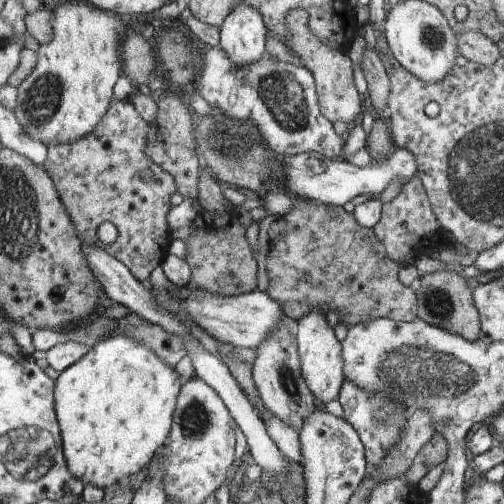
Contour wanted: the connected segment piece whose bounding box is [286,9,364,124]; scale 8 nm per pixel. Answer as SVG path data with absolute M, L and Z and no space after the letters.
M293 9L287 18L288 30L292 32L292 38L287 46L298 57L300 64L307 67L316 78L316 87L320 96L321 112L331 122L340 120L345 122L360 121L364 112L363 95L355 86L353 76L353 62L347 56L346 51L334 49L327 43L321 42L320 38L310 28L310 12L305 9Z

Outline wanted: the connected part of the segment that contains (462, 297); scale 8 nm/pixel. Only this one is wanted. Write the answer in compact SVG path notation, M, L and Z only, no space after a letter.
M451 268L419 276L419 288L416 289L419 304L417 305L417 318L430 325L450 330L468 341L476 341L481 334L479 332L480 316L477 316L478 310L476 306L473 306L472 291L465 277L461 277Z

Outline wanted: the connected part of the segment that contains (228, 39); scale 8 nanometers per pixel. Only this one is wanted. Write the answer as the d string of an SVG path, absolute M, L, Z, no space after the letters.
M241 3L220 26L220 46L237 67L259 62L267 55L264 16L248 3Z

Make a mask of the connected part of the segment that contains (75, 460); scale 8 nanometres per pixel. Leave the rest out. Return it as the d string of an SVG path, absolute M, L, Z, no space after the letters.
M109 333L56 379L55 408L69 470L84 484L100 489L139 474L169 441L183 381L154 350L127 335Z

